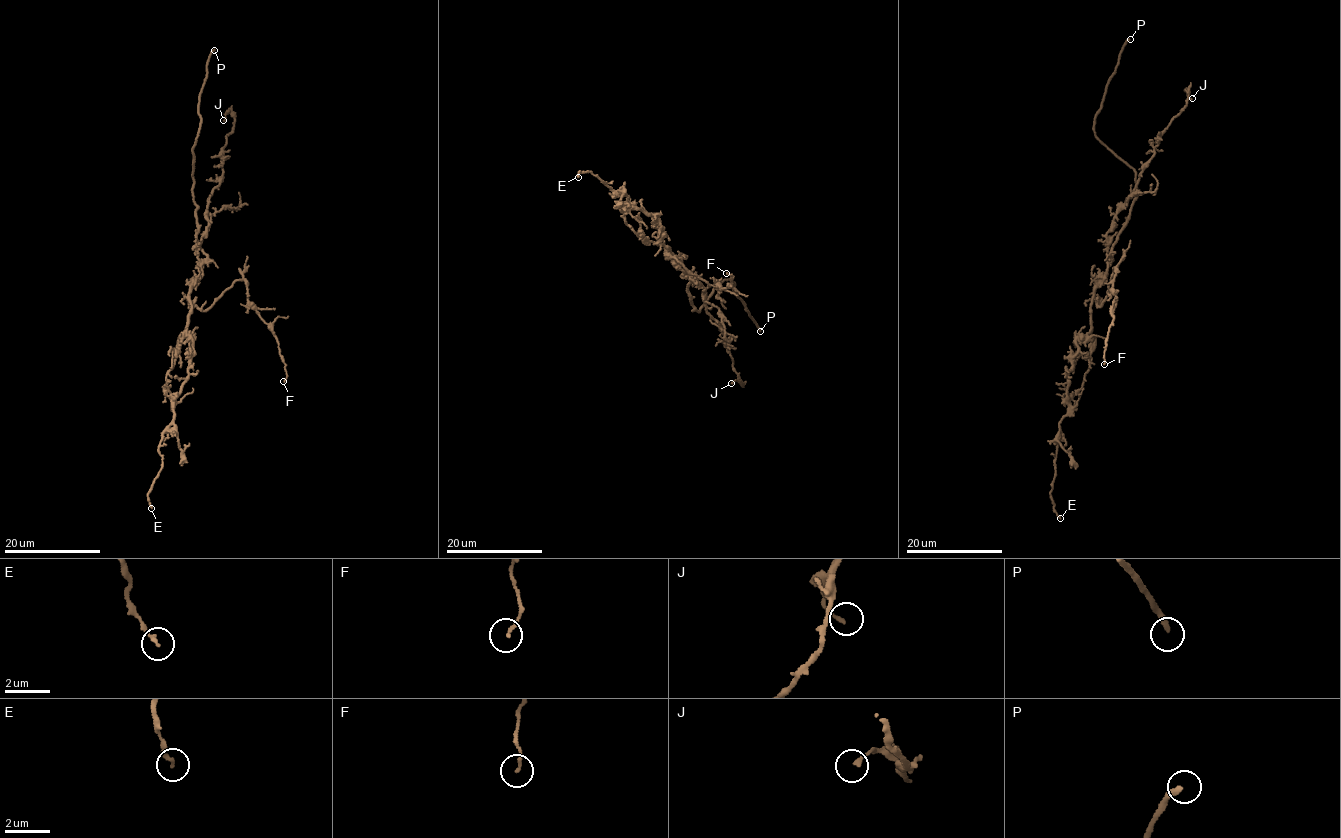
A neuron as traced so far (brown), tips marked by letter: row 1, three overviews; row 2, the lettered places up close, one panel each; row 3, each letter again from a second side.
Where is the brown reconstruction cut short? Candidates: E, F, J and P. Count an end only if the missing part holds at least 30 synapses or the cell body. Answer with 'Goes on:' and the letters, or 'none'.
Goes on: P

